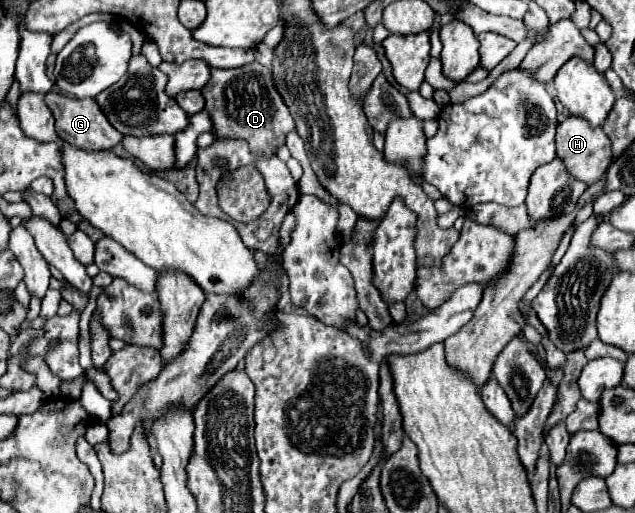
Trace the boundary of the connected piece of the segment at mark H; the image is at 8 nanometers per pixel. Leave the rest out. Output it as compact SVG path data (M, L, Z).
M568 117L556 129L556 157L564 161L572 177L576 177L578 181L584 181L586 185L592 185L600 181L600 177L604 177L604 173L608 171L612 163L612 149L610 149L610 141L606 133L602 131L602 127L592 129L584 119Z

